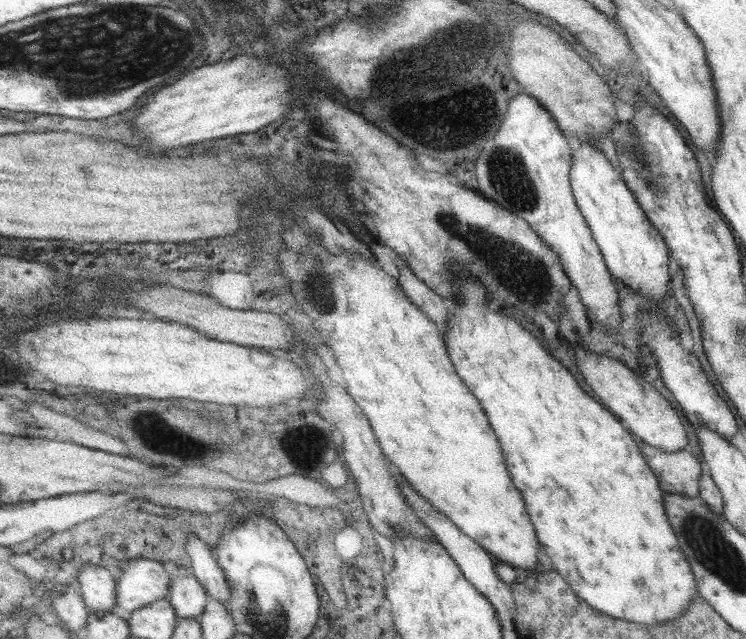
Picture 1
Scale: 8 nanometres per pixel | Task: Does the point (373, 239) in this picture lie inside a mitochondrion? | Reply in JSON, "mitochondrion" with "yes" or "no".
{"mitochondrion":"no"}

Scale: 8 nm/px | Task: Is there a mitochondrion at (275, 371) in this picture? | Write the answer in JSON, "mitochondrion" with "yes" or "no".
{"mitochondrion":"no"}

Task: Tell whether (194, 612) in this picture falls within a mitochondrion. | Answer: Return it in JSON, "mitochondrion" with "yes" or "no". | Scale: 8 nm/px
{"mitochondrion":"no"}

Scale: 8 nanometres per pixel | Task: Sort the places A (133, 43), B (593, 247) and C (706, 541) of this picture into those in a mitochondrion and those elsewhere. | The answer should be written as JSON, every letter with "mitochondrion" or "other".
{"A":"mitochondrion","B":"other","C":"mitochondrion"}

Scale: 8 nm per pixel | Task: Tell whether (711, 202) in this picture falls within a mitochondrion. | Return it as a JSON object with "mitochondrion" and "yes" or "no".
{"mitochondrion":"no"}

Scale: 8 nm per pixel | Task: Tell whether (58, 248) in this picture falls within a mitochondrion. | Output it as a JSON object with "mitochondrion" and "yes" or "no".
{"mitochondrion":"no"}

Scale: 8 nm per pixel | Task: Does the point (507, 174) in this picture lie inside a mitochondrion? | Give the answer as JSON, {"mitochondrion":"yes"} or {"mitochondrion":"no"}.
{"mitochondrion":"yes"}

